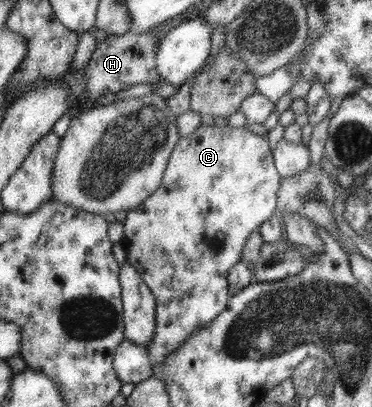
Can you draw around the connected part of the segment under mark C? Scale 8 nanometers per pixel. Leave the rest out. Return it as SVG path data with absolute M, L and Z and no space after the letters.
M216 124L213 126L200 125L190 136L182 137L176 142L176 146L167 163L168 166L164 171L162 184L144 202L141 202L136 208L127 211L126 220L123 223L124 237L122 244L125 246L127 262L137 269L146 286L148 286L151 293L156 297L154 338L152 338L152 341L146 347L150 363L153 365L154 377L160 376L164 360L166 360L166 357L170 353L174 353L182 345L182 342L190 339L193 332L196 332L201 326L212 322L212 319L216 319L227 307L232 297L228 288L227 276L229 270L234 264L242 260L241 252L248 236L258 230L263 222L266 222L266 220L275 214L277 192L282 180L275 167L269 140L266 136L258 136L258 134L249 131L248 124L242 127L230 127L229 125L220 127Z

